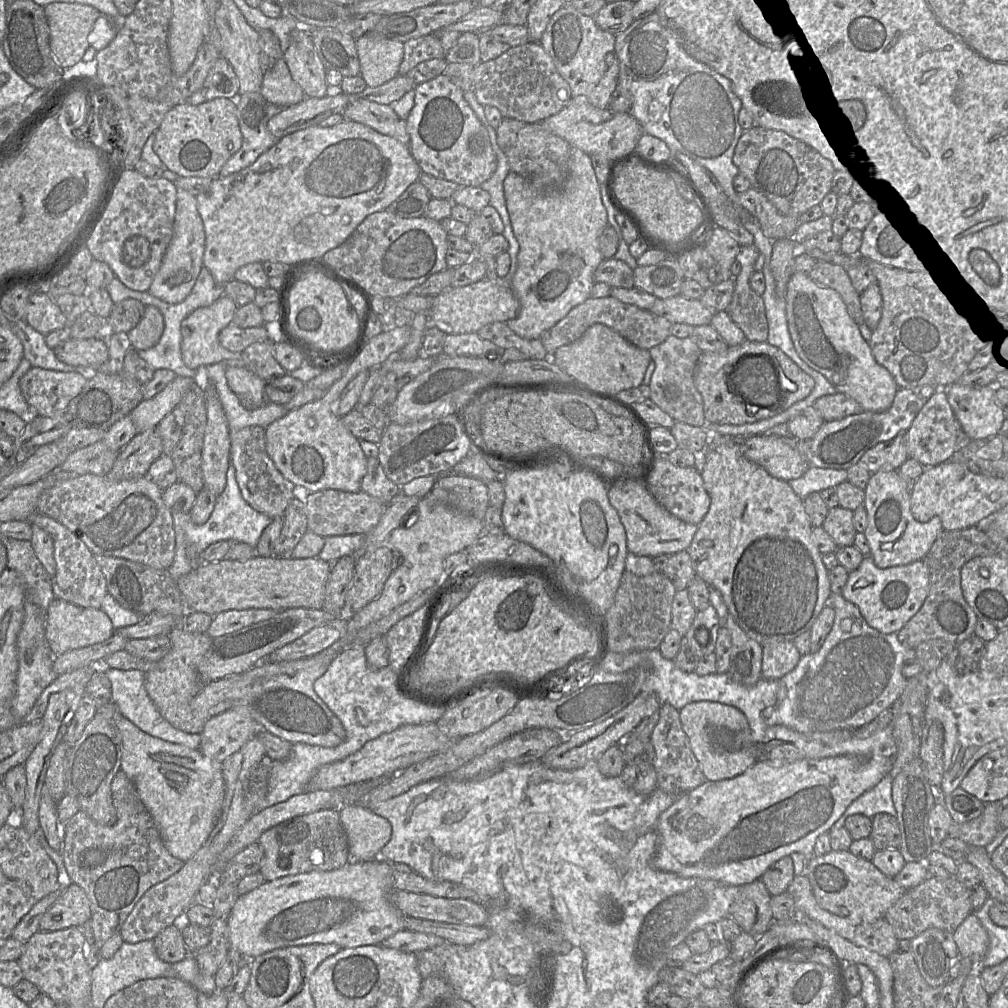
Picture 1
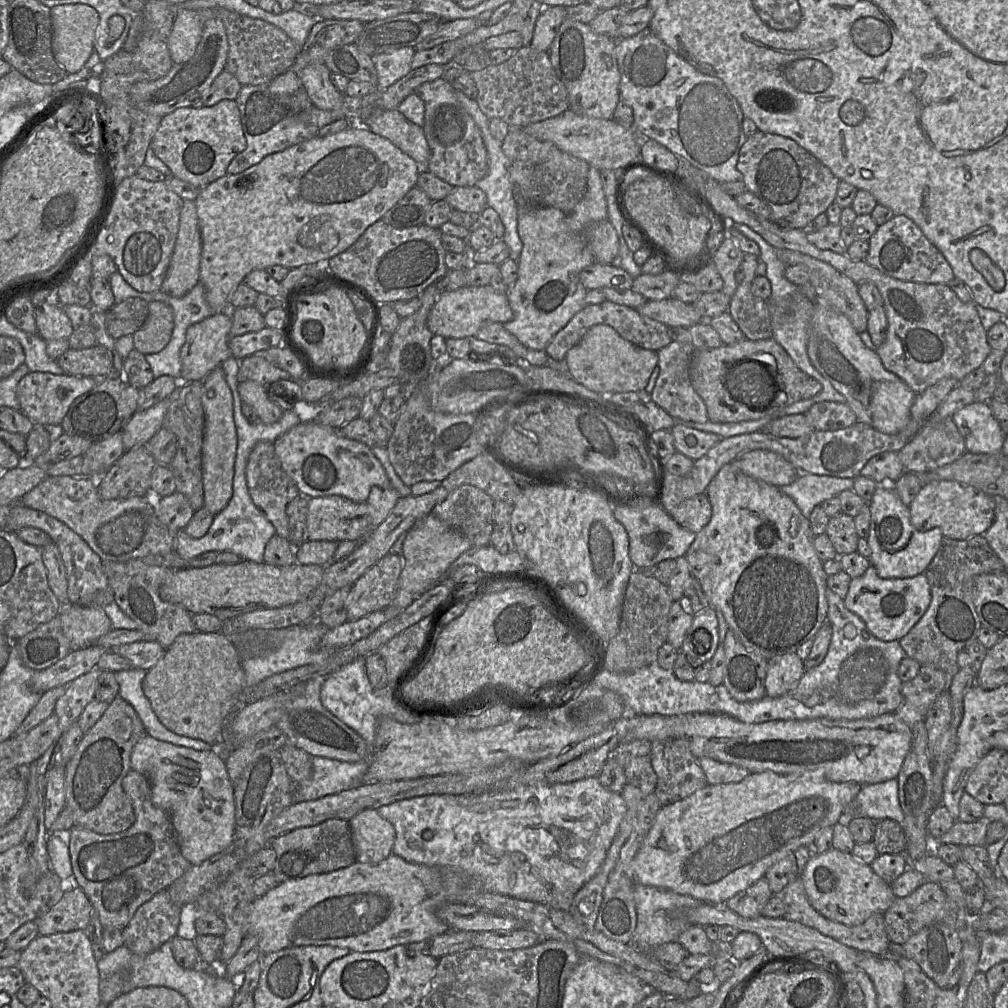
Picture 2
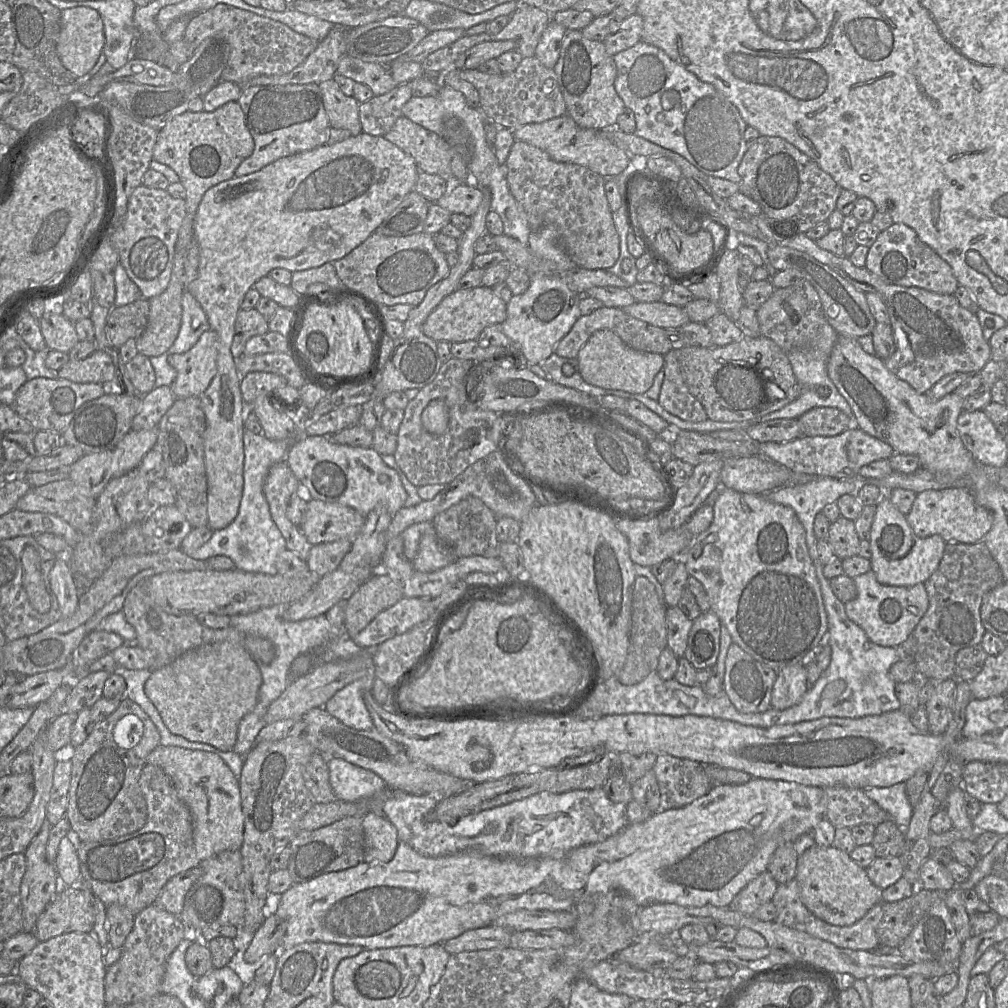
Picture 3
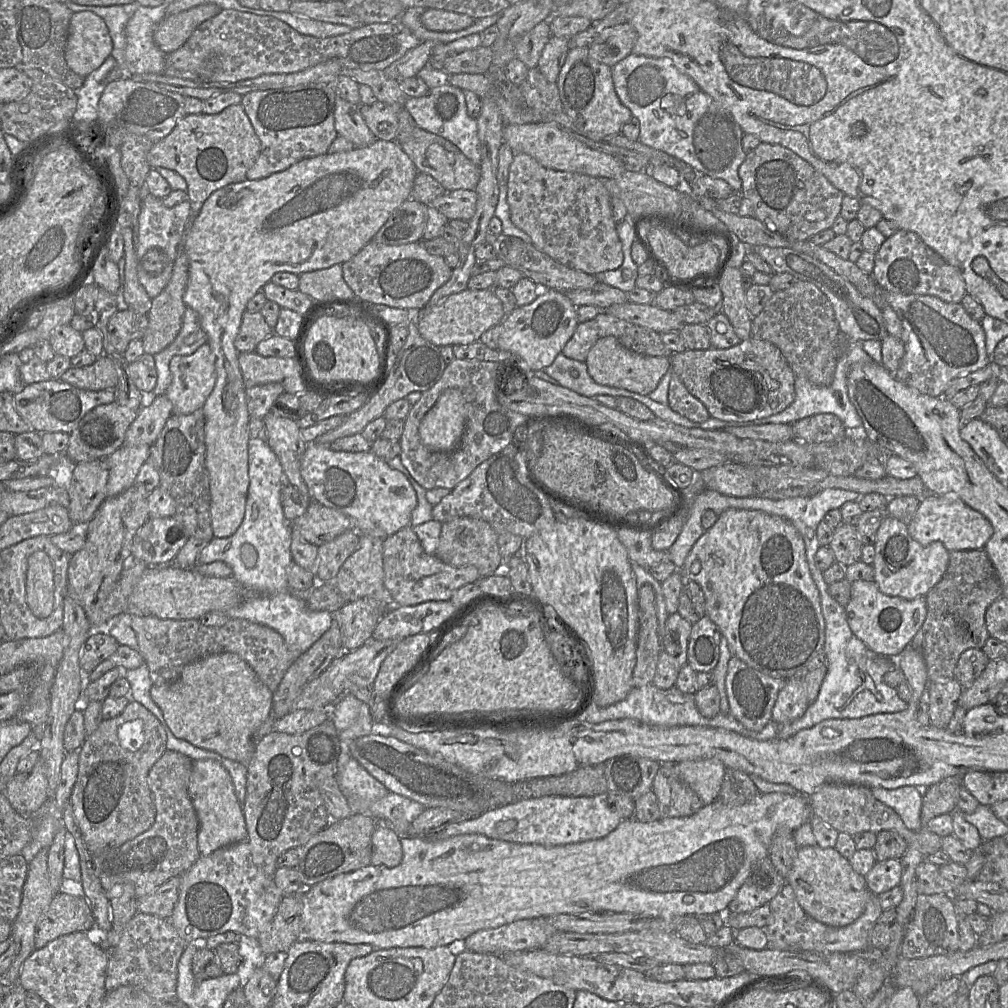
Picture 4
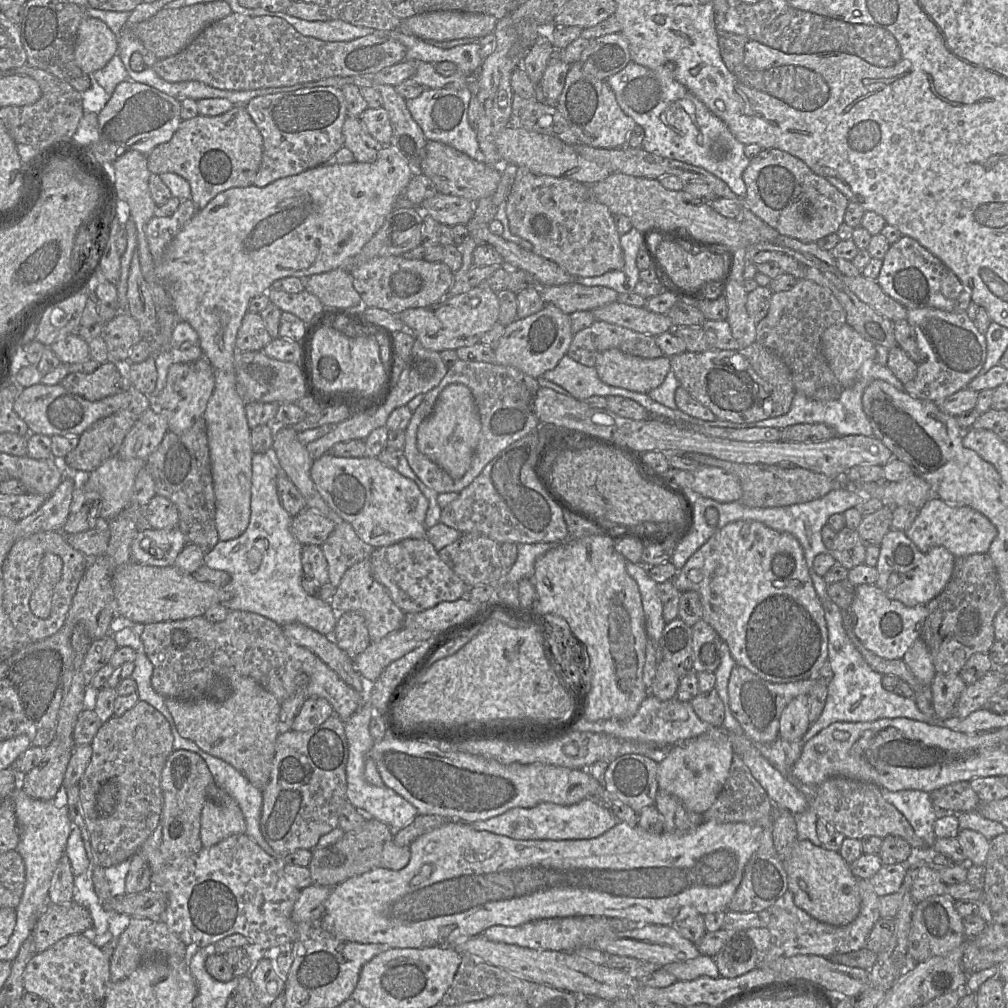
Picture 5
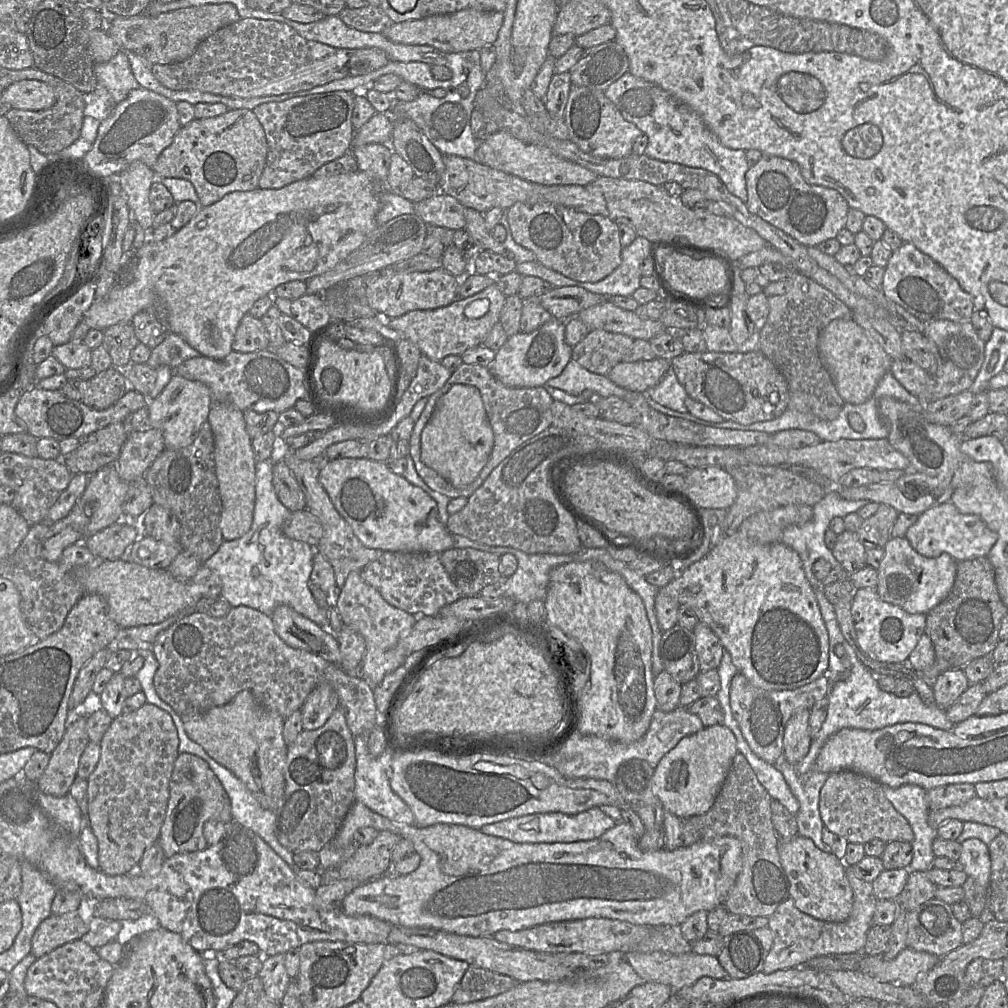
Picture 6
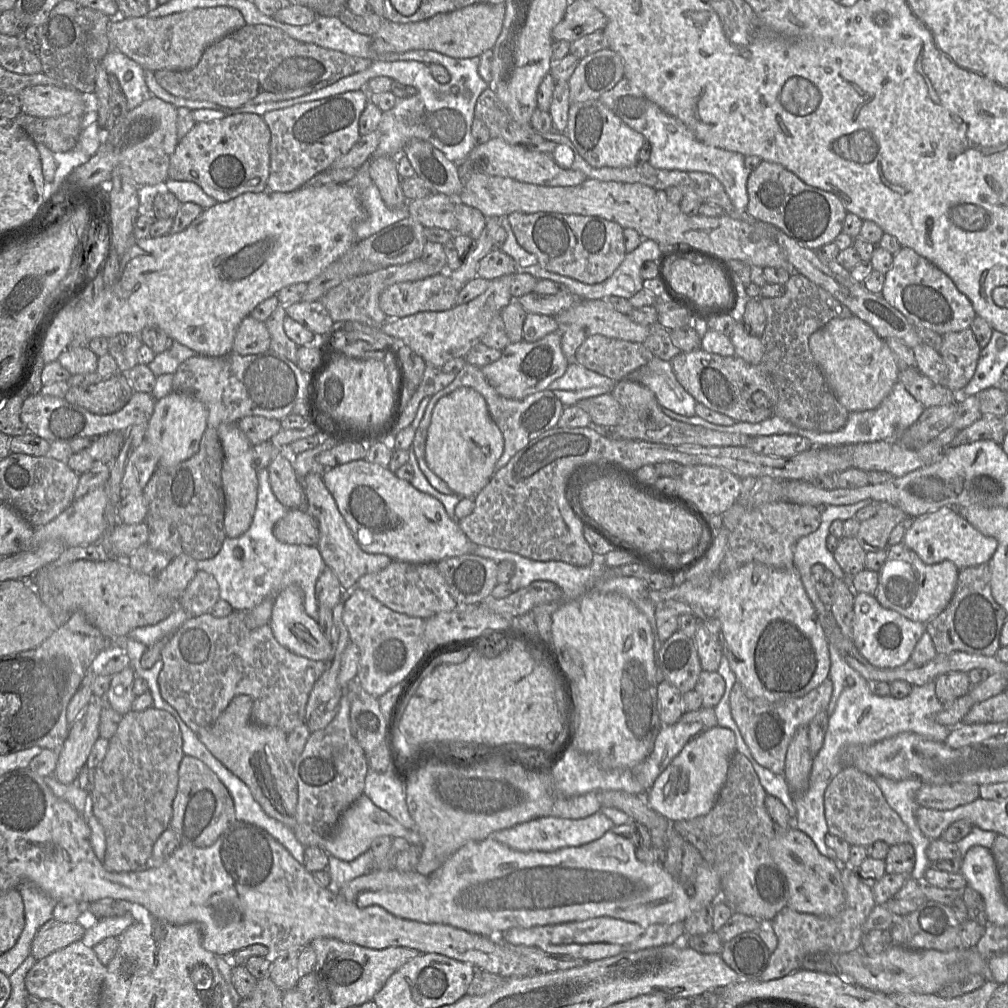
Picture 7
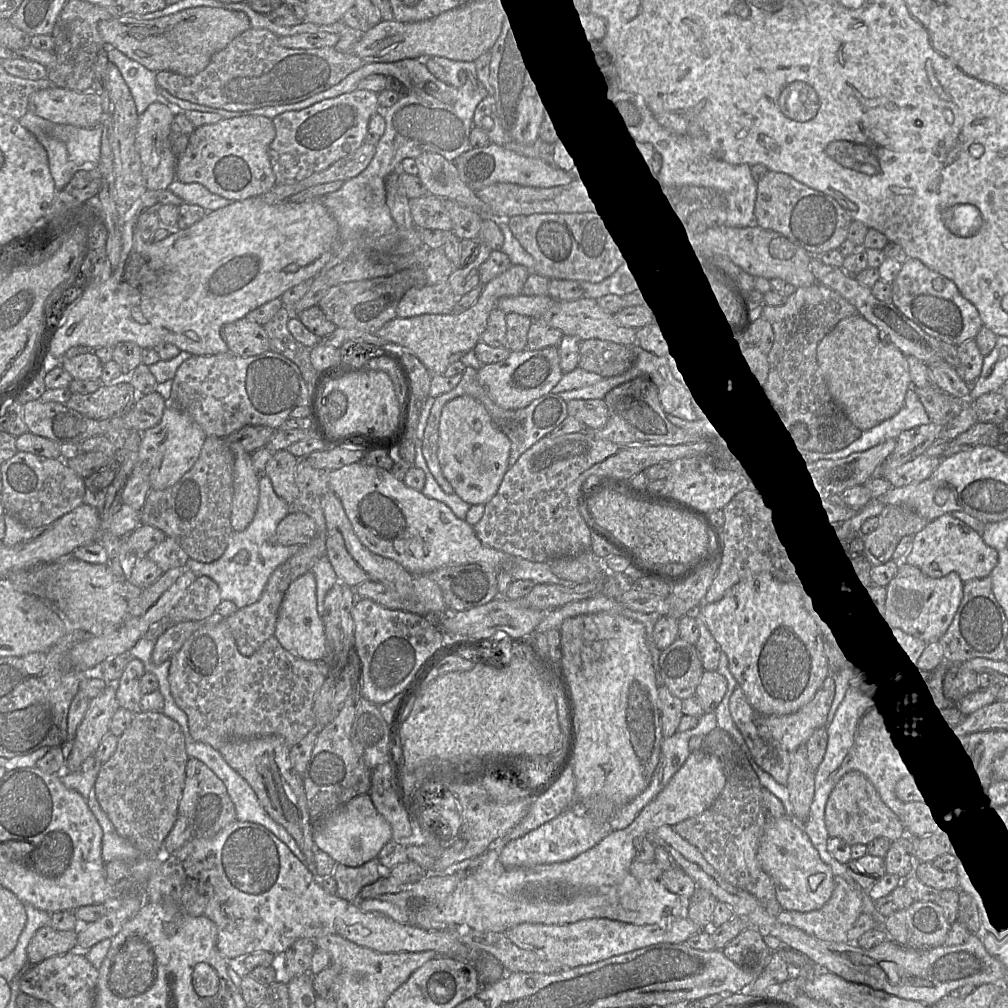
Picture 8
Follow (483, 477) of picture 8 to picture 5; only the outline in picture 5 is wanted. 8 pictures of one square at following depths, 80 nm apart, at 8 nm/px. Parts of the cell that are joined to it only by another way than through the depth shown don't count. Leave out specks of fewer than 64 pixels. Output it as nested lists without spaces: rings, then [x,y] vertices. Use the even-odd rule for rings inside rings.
[[[450,384],[440,393],[431,414],[420,423],[417,448],[451,478],[459,479],[471,465],[480,431],[481,421],[471,390],[464,384]]]

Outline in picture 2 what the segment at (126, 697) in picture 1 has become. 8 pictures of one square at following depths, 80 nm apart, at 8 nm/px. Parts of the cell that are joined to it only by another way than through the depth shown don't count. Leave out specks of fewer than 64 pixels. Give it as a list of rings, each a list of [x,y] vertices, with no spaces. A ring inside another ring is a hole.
[[[139,668],[114,672],[115,679],[119,684],[118,696],[132,705],[142,721],[146,733],[157,740],[176,746],[188,747],[197,751],[211,750],[212,745],[199,739],[176,734],[164,726],[152,709],[142,688],[146,674],[146,670]]]

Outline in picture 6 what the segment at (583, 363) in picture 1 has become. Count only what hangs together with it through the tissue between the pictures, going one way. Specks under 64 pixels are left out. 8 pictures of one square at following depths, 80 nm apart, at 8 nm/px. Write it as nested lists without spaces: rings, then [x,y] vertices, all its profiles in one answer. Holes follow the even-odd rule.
[[[656,358],[650,361],[621,362],[607,377],[617,386],[634,392],[646,392],[656,386],[671,367],[671,361]]]

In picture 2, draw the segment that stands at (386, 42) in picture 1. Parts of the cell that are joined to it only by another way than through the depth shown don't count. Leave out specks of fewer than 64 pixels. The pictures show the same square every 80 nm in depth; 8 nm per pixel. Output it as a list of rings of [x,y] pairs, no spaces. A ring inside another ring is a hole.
[[[403,47],[372,56],[378,76],[376,88],[385,90],[407,75],[412,70],[411,62],[415,51],[415,47]]]

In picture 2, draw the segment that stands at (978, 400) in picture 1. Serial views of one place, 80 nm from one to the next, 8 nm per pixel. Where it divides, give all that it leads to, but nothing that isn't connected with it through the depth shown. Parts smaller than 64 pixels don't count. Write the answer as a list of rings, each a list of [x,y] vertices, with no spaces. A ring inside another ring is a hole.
[[[974,401],[973,403],[966,405],[953,414],[952,420],[959,433],[964,438],[967,452],[993,454],[1002,452],[1003,449],[1005,449],[1007,434],[1001,429],[999,422],[993,416],[987,402]]]

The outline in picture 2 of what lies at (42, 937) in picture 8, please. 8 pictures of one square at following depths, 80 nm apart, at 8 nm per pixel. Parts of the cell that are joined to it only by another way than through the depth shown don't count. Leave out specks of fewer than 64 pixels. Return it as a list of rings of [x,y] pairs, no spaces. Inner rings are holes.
[[[79,887],[65,891],[59,901],[43,916],[35,919],[38,934],[48,936],[75,930],[85,931],[93,916],[93,906]]]

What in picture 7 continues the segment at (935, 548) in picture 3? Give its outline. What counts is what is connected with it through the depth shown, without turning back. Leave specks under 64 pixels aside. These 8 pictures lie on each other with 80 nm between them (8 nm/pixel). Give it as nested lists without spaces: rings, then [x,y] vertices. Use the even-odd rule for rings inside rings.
[[[904,542],[887,547],[886,561],[878,572],[876,598],[882,607],[898,612],[909,620],[928,623],[950,603],[956,589],[959,569],[945,560],[926,564]]]

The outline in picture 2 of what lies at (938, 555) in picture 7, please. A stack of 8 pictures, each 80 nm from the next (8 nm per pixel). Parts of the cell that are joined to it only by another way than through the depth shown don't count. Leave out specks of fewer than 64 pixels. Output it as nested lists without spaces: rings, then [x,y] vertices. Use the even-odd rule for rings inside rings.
[[[933,481],[921,486],[909,508],[910,522],[918,531],[939,528],[943,537],[965,540],[983,534],[995,516],[995,498],[956,481]]]

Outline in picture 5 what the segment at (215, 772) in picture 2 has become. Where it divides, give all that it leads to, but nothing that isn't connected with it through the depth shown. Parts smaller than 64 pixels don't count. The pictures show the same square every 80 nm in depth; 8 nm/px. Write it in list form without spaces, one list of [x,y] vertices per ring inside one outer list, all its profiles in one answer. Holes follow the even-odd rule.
[[[216,783],[209,787],[209,797],[201,811],[200,839],[209,848],[225,838],[246,833],[244,816],[236,801]]]

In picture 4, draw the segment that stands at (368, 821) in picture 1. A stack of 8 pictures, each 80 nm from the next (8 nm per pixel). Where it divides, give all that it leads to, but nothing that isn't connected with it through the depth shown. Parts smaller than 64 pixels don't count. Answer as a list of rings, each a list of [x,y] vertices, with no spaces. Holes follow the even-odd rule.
[[[378,825],[372,835],[371,865],[394,868],[402,858],[400,837],[386,825]]]

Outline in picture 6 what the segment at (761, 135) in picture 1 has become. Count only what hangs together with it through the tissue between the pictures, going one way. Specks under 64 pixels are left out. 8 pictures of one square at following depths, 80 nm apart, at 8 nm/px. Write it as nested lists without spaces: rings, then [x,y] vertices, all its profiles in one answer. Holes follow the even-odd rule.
[[[762,154],[760,160],[747,170],[745,180],[747,187],[746,206],[748,210],[806,247],[817,247],[821,242],[836,238],[838,232],[845,227],[847,213],[850,208],[846,200],[833,188],[809,184],[803,178],[799,165],[794,161]]]

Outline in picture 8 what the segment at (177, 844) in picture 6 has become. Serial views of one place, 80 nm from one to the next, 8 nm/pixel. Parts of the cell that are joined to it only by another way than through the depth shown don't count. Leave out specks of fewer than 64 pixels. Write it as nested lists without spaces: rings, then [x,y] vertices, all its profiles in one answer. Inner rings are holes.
[[[189,758],[186,764],[185,787],[178,806],[178,817],[187,818],[193,839],[209,839],[236,821],[235,806],[224,783],[203,762]]]

